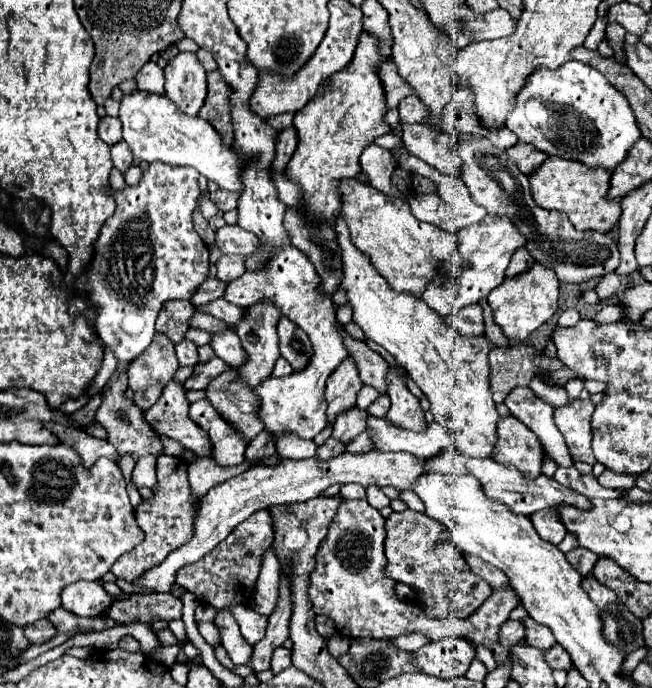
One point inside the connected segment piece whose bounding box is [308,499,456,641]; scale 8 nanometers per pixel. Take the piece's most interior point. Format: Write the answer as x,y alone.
348,585

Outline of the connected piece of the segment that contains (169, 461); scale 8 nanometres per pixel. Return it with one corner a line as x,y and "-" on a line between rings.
160,455
156,465
156,477
158,483
152,487
152,497
142,499
142,503
136,507
136,521
140,529
146,533
146,541
142,541
132,553
120,557
120,561
116,561
116,565
112,567
114,577
124,579
128,583
138,581
146,571
160,565
170,555
170,551
176,551
194,537
194,519
196,519
194,511
199,501
192,496
192,491
188,487
186,463
178,457

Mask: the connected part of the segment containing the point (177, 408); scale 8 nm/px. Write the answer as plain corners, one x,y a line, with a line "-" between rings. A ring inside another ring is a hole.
168,381
160,399
144,413
144,417
154,431
172,437
194,455
212,457
212,443
208,433
190,421
186,391
178,381

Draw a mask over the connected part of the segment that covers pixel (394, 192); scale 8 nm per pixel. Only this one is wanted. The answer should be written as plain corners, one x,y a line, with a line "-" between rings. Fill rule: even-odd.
368,145
368,149
364,149
364,153
360,157
360,165
362,165
362,171
370,177
372,187
376,187
378,191
382,191
386,195
392,195
394,199
408,201
408,197
400,189
396,189
390,181
394,169
396,169
396,161
388,149
384,149
380,145

